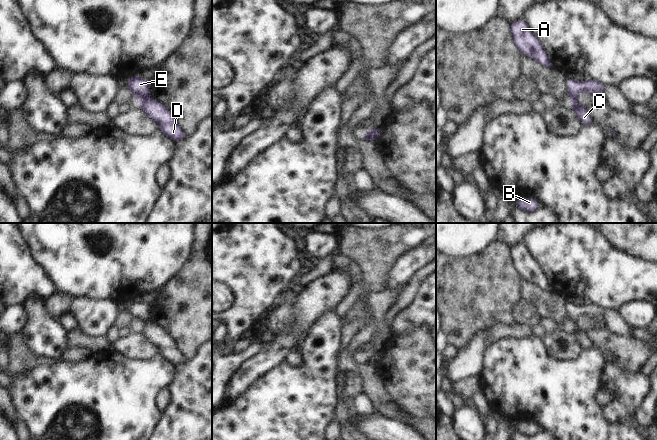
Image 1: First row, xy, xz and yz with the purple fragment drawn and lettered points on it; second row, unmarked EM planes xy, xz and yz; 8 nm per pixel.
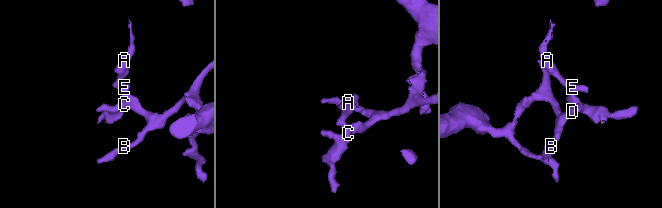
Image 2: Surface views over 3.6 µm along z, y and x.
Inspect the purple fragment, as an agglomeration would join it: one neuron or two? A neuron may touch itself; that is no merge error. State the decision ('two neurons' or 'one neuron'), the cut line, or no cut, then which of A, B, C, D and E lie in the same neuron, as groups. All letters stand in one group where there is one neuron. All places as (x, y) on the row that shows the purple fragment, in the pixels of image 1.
two neurons; cut xy (148, 96), (137, 102); groups A E / B C D

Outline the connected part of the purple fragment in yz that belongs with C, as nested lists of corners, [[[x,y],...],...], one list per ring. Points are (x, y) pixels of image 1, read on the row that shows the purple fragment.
[[[570,101],[570,106],[575,110],[576,115],[578,116],[580,122],[583,126],[589,125],[592,123],[592,118],[588,113],[588,108],[578,104],[576,101]]]

